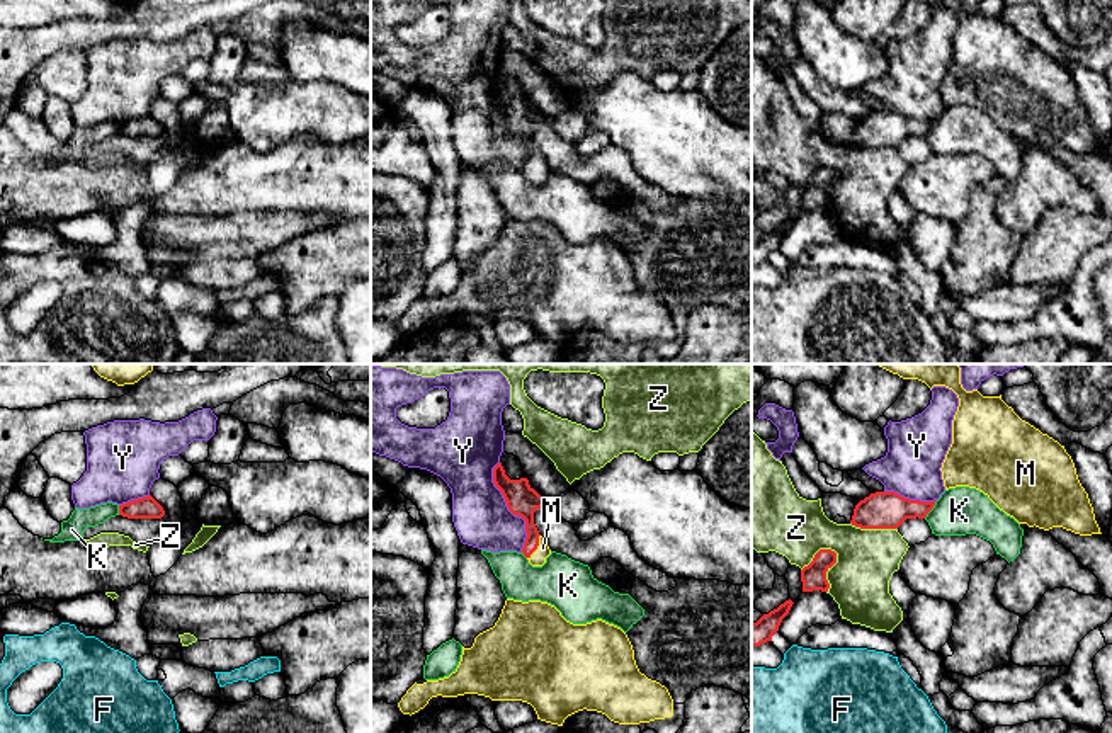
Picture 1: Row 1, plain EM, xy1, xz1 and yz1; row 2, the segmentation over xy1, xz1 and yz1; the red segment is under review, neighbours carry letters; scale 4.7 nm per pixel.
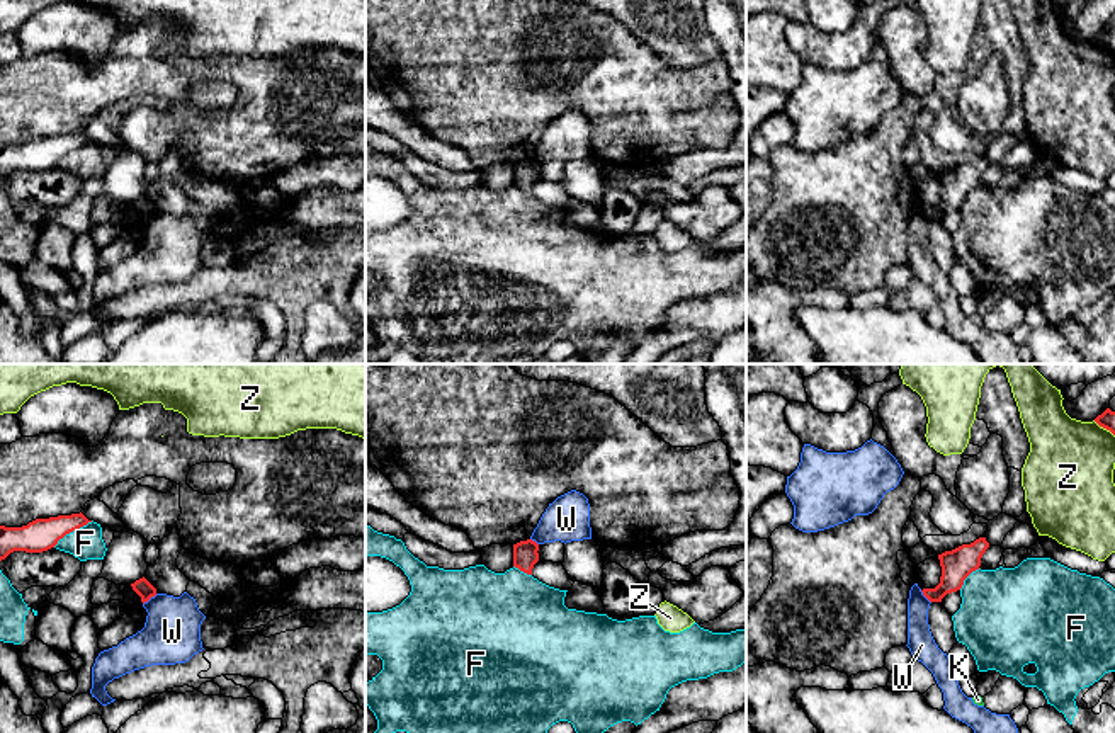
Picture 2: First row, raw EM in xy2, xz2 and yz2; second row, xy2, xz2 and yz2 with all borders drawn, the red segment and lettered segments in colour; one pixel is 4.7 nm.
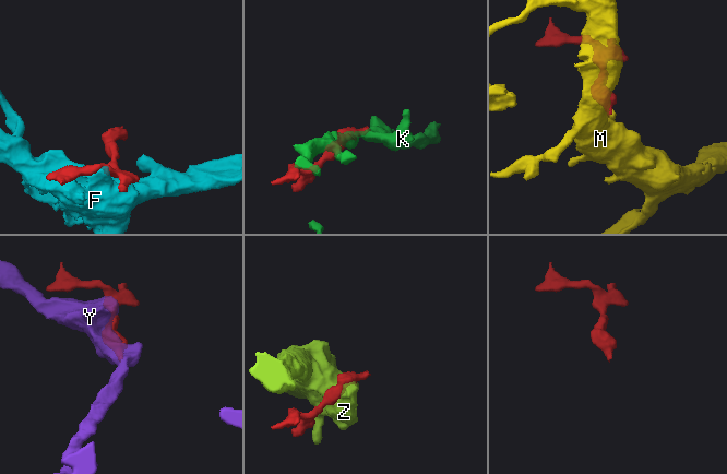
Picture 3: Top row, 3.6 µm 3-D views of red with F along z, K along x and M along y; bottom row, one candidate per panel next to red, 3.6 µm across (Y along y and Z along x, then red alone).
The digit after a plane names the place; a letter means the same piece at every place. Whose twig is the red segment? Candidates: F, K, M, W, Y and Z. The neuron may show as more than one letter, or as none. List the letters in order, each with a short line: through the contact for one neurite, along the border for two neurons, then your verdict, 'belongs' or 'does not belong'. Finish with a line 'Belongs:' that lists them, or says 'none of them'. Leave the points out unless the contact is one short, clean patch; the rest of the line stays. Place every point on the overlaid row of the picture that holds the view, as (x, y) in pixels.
F: does not belong
K: does not belong
M: line xz1 (522, 500), (533, 538), (538, 545), (538, 558); belongs
W: line xy2 (157, 594), (143, 604); does not belong
Y: does not belong
Z: does not belong
Belongs: M

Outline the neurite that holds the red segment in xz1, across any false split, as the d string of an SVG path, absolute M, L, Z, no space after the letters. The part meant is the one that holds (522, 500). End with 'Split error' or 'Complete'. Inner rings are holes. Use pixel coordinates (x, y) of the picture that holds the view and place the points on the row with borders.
M502 463L493 468L493 483L502 492L508 510L525 520L527 537L522 548L524 556L532 566L542 566L551 549L534 524L534 512L546 500L529 485L527 478L510 480Z. Split error

